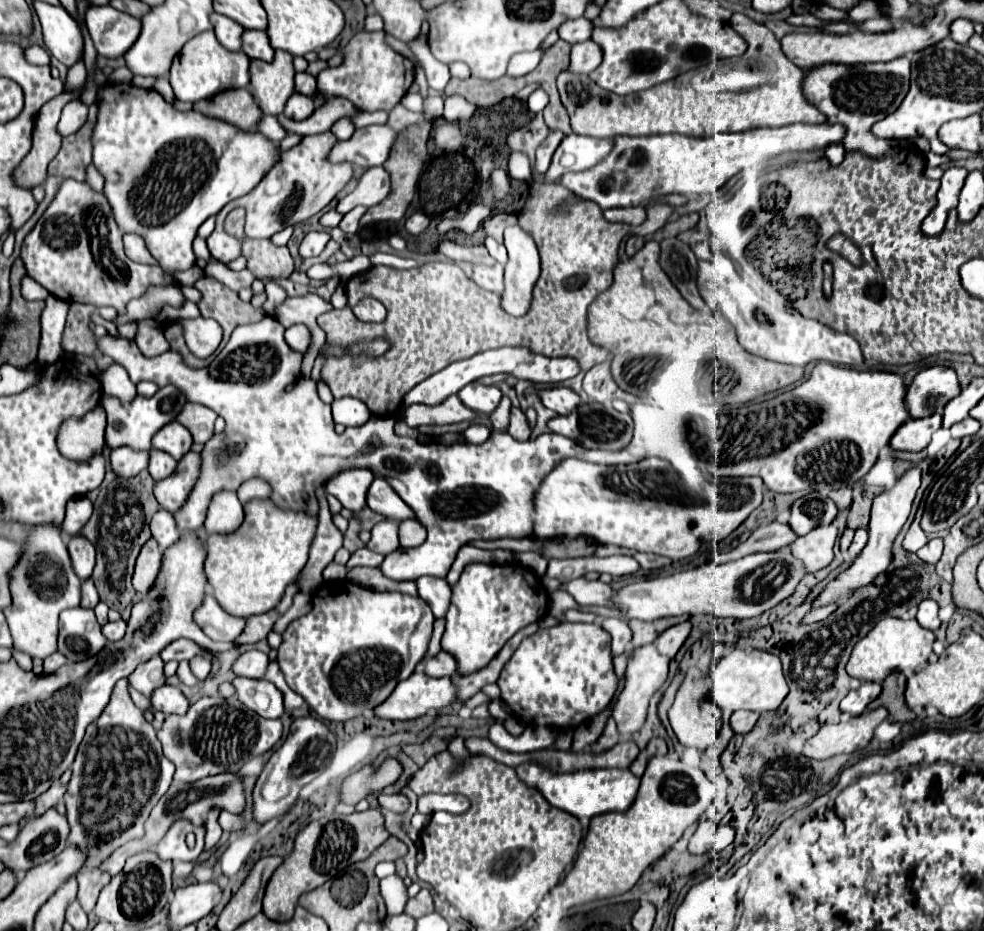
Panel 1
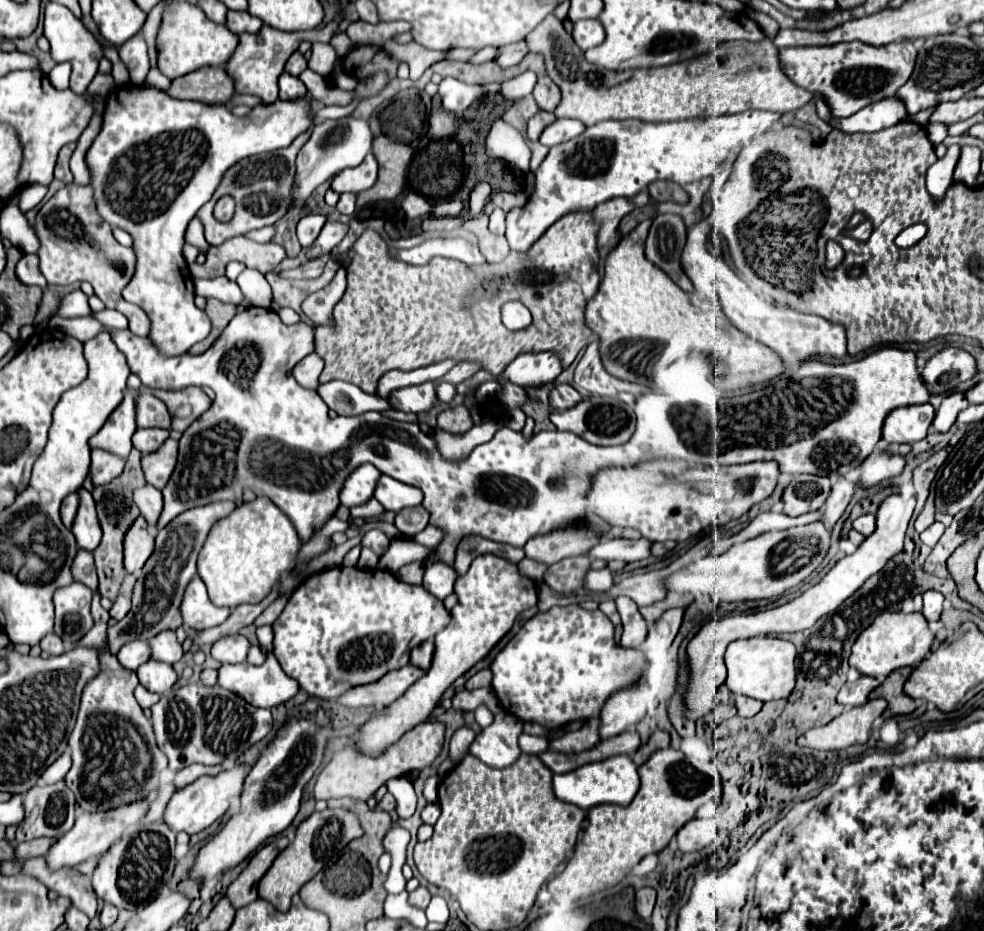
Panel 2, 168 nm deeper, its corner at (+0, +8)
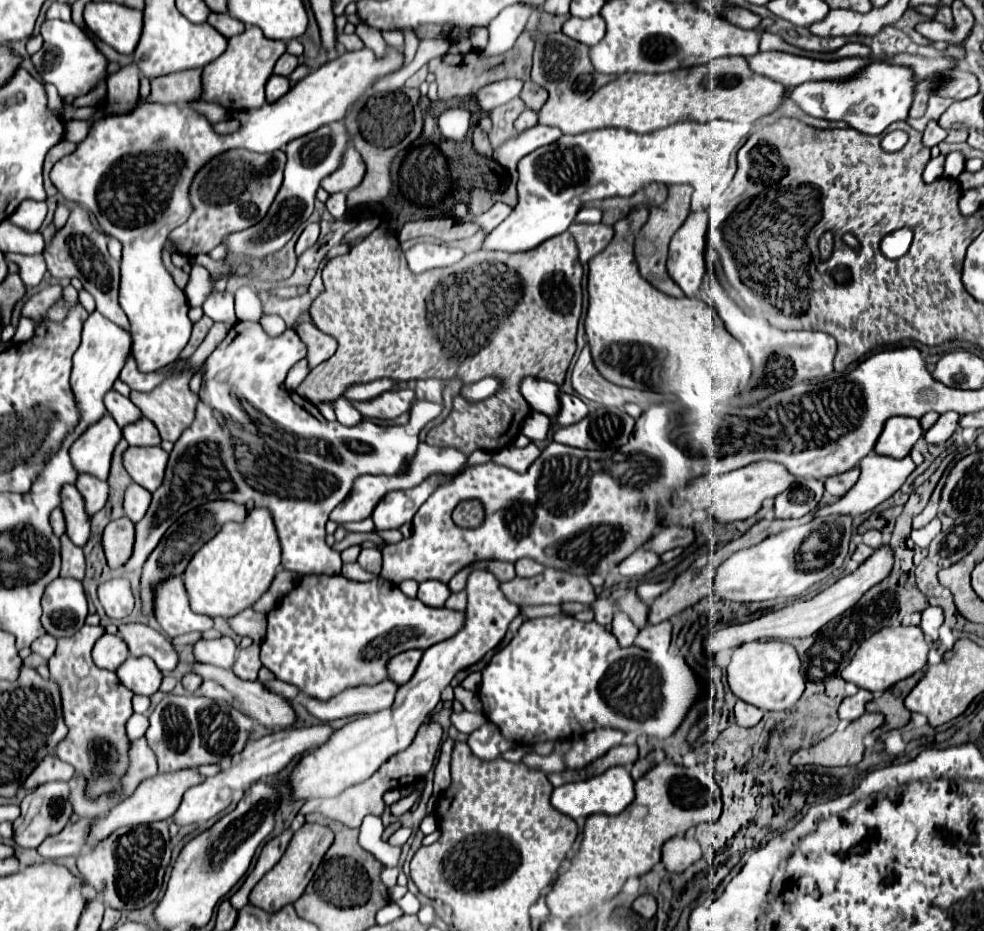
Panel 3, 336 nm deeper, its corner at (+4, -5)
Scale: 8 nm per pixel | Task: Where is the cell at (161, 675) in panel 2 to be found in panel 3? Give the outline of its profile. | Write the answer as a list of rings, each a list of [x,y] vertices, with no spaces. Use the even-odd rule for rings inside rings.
[[[129,657],[117,667],[115,673],[127,689],[147,697],[159,689],[163,677],[161,671],[155,667],[155,663],[147,657],[139,657],[139,659]]]

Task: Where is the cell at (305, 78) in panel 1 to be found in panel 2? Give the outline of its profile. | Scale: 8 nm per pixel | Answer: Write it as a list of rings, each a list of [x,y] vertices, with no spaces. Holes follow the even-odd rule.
[[[295,52],[295,54],[289,58],[285,70],[287,70],[291,76],[299,76],[303,70],[307,70],[307,60],[305,60],[299,52]]]

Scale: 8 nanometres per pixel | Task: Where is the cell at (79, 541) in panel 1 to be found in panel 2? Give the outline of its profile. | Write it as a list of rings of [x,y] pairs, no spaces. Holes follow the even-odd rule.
[[[85,488],[79,490],[79,498],[81,498],[79,512],[77,512],[77,518],[75,518],[71,530],[77,540],[77,546],[81,550],[93,552],[101,542],[101,528],[99,528],[97,514],[95,514],[95,502]]]

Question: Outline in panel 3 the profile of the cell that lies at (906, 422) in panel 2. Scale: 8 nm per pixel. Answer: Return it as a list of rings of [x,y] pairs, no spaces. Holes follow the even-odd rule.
[[[891,417],[887,419],[883,433],[877,439],[875,453],[887,455],[887,457],[897,457],[901,459],[903,455],[909,455],[913,449],[915,441],[923,435],[919,419],[913,417]]]

